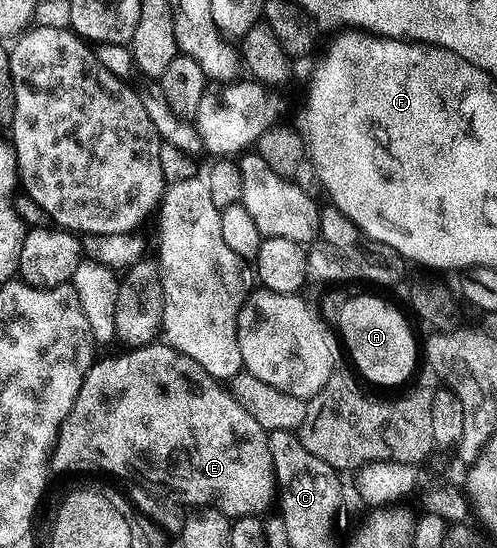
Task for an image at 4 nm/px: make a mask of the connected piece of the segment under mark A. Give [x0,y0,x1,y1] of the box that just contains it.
[337,293,421,386]

